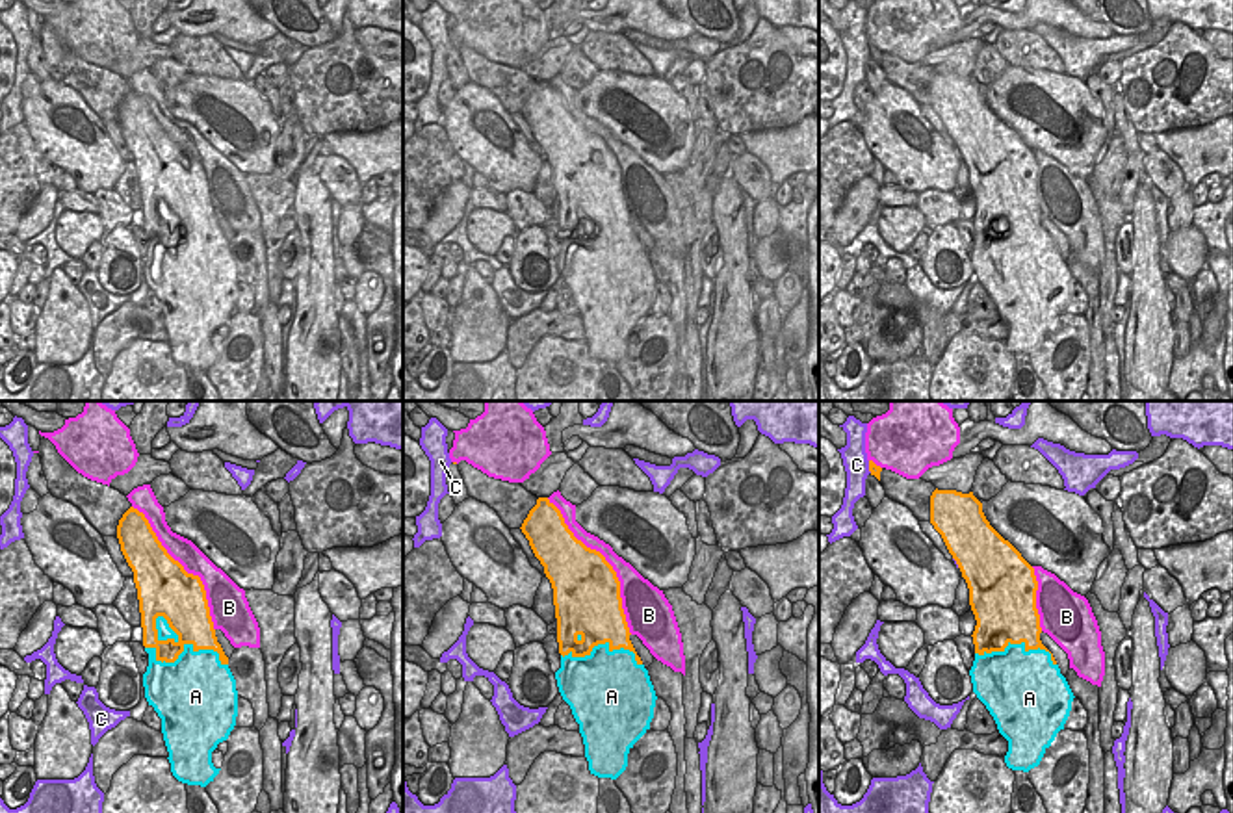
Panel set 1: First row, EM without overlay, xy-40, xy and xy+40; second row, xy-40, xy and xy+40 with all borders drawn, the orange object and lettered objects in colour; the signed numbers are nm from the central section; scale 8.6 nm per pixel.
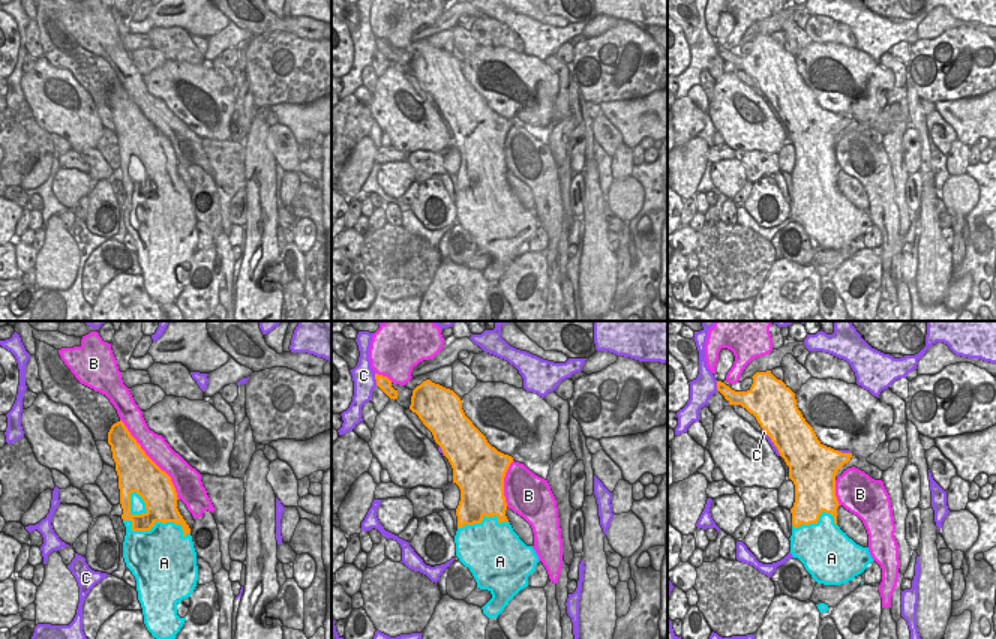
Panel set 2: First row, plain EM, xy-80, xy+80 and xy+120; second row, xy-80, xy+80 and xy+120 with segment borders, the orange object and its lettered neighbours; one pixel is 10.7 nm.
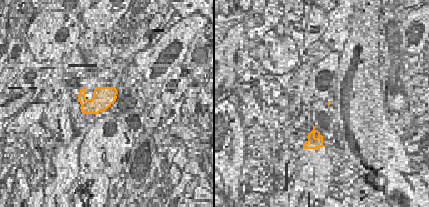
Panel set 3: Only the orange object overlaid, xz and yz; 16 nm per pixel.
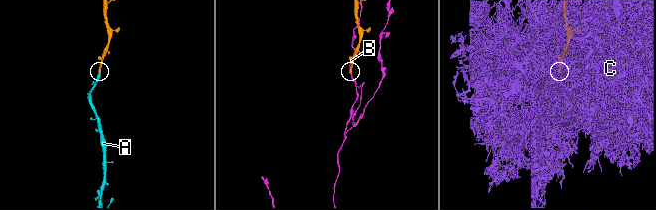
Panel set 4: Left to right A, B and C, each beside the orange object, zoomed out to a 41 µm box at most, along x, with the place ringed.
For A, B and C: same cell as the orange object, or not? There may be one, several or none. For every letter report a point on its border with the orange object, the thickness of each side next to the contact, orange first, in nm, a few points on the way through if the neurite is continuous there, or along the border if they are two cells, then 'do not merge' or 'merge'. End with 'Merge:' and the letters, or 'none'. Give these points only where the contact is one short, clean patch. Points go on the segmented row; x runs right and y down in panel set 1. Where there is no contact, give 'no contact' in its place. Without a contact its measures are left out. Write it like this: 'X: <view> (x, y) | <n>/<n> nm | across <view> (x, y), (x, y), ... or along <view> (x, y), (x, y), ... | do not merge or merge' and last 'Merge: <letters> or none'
A: xy-40 (182, 646) | 360/380 nm | merge
B: xy (608, 563) | 500/190 nm | do not merge
C: xy+40 (869, 466) | 100/220 nm | do not merge
Merge: A

